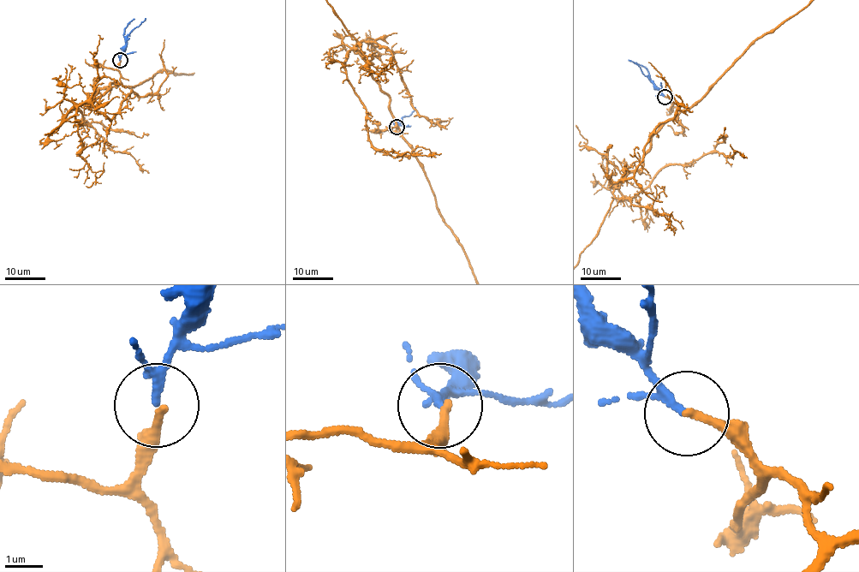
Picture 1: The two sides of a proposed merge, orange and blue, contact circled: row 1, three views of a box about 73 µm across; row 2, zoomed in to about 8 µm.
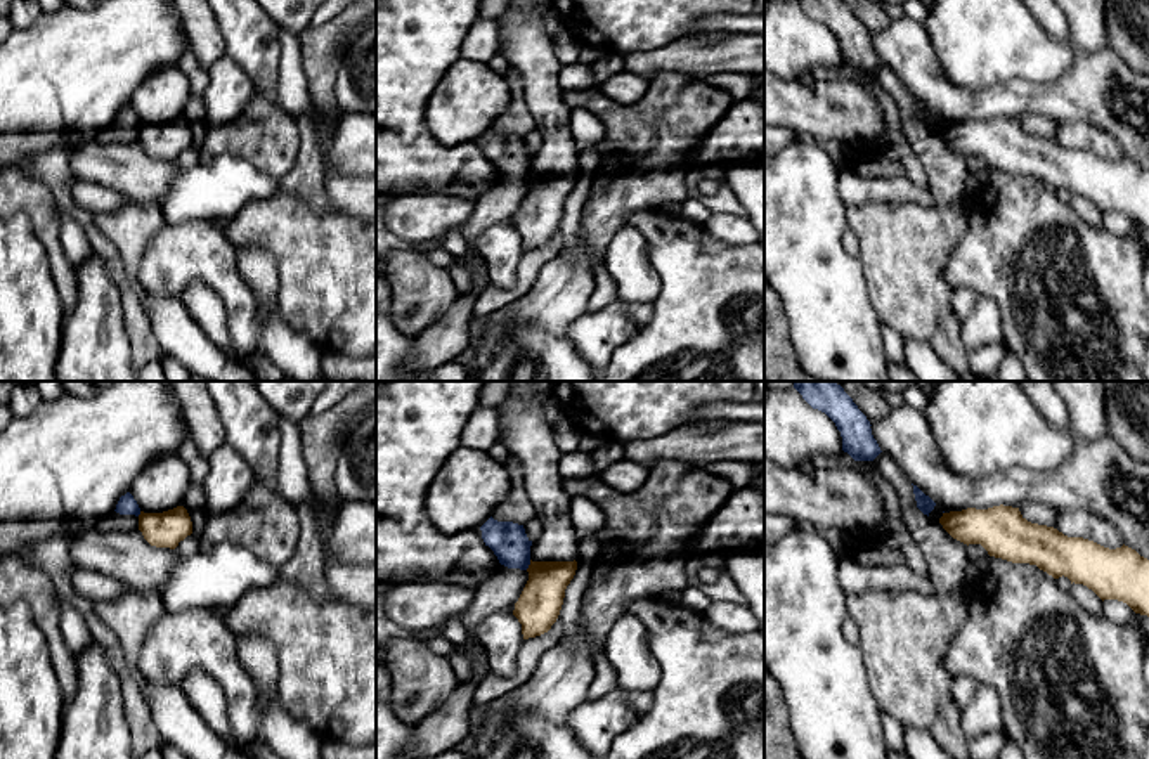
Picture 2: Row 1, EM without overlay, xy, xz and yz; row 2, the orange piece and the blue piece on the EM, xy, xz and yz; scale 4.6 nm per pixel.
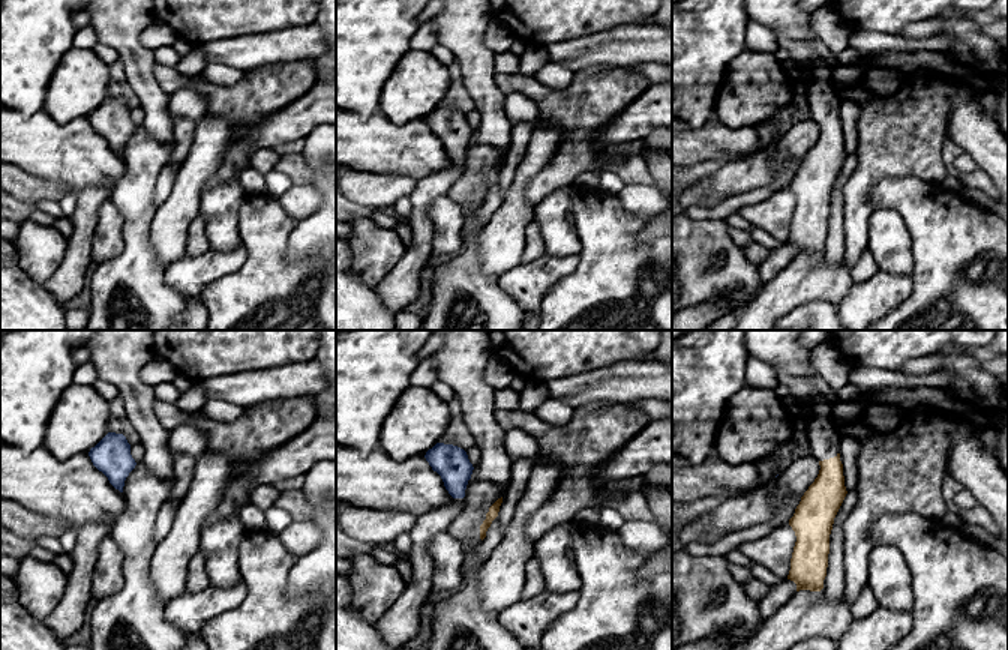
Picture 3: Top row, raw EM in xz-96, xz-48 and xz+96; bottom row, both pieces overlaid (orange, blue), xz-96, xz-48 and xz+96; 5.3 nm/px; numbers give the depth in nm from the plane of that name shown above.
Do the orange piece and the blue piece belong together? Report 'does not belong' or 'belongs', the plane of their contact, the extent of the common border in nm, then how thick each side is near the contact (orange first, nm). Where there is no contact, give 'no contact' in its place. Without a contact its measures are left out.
does not belong | xz | 50 nm | 200/170 nm

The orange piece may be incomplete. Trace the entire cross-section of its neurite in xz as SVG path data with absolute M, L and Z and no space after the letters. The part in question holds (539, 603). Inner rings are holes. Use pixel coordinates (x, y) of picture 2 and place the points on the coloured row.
M511 381L503 404L499 442L520 461L523 490L536 508L542 534L530 546L529 581L515 603L513 615L522 624L523 639L541 636L556 622L565 589L575 575L579 537L570 523L570 496L558 471L562 457L544 407L553 395L520 395Z

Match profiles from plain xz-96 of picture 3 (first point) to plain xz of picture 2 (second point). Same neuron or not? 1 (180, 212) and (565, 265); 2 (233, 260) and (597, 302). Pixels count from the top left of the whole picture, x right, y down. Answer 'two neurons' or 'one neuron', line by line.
1: one neuron
2: two neurons

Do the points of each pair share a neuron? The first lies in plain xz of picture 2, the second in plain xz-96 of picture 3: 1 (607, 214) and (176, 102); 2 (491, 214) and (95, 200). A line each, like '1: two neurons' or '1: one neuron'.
1: two neurons
2: one neuron

